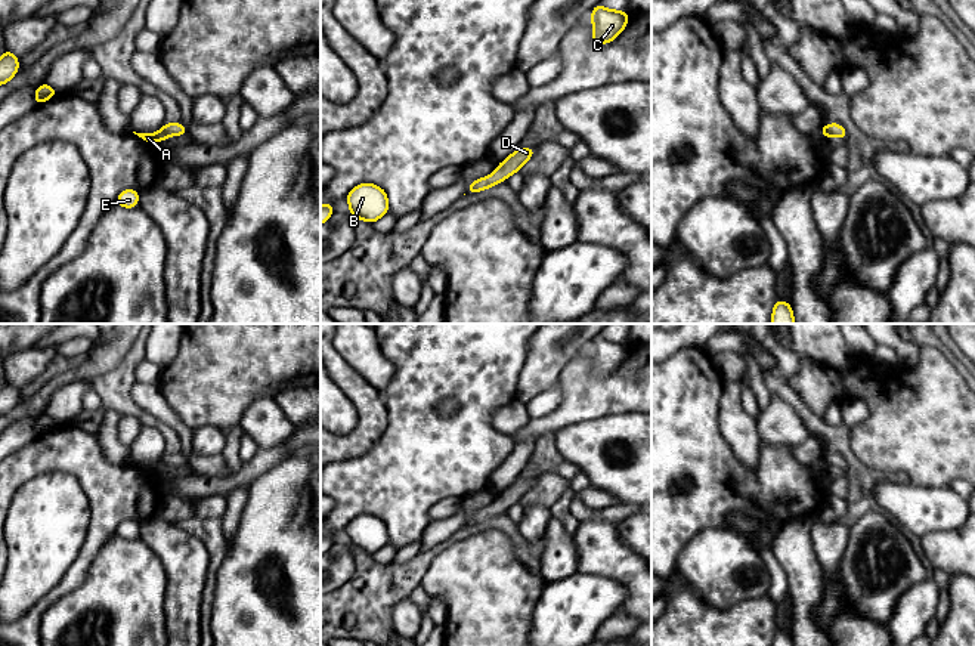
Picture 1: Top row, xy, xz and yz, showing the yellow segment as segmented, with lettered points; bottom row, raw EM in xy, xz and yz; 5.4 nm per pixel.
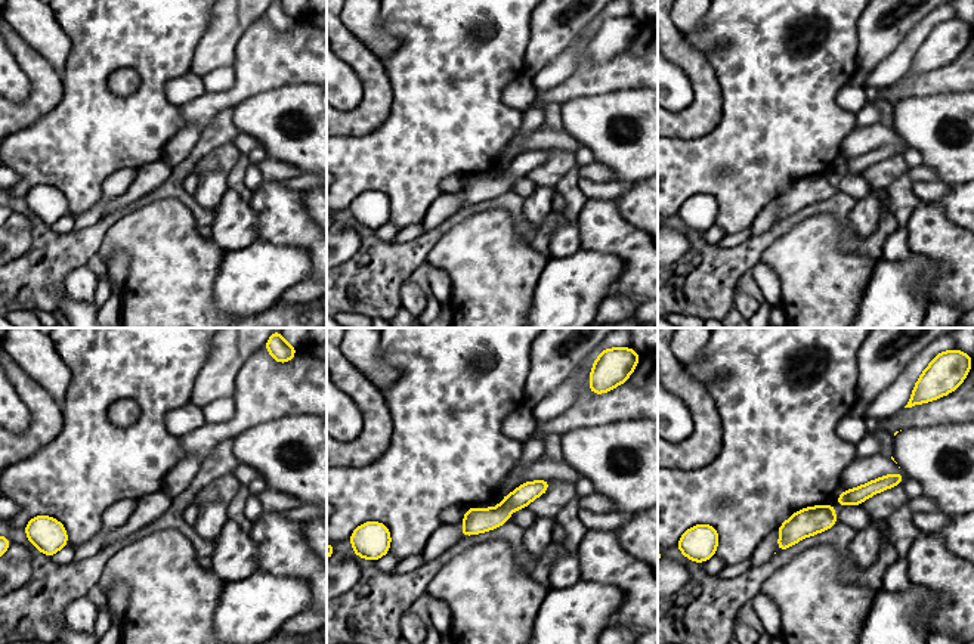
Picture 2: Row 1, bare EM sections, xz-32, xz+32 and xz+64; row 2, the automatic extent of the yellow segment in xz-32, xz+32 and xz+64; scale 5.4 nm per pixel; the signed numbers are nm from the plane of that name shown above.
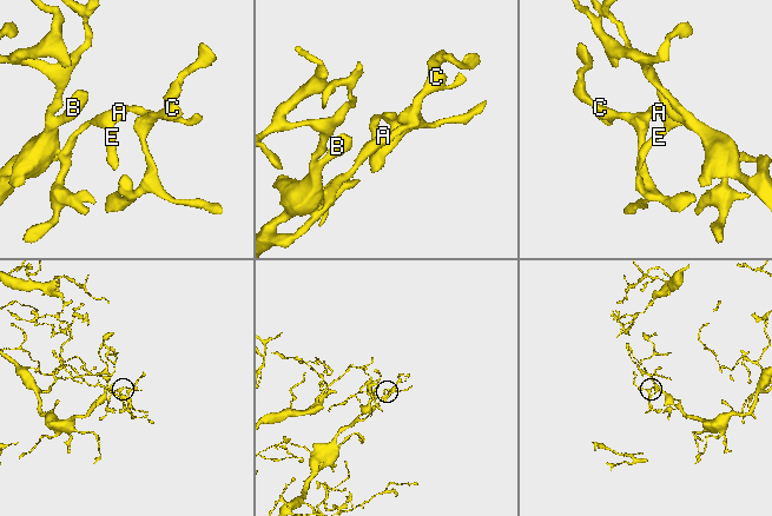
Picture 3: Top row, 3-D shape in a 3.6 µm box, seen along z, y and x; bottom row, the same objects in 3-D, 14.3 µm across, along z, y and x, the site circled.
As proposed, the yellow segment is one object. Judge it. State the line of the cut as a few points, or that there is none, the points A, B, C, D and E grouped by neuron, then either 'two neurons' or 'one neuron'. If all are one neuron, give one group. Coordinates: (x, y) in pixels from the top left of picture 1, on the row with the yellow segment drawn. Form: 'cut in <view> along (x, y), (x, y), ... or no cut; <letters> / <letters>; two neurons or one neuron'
no cut; A B C D E; one neuron

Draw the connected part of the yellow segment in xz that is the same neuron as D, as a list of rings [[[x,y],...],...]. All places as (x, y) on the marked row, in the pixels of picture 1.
[[[517,148],[507,160],[498,164],[492,174],[471,182],[465,194],[476,194],[502,183],[508,176],[520,171],[521,166],[533,155],[536,155],[536,148]]]

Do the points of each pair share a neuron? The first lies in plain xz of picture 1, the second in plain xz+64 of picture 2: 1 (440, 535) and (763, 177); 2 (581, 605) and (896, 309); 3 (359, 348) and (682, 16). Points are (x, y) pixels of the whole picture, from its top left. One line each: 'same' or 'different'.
1: different
2: same
3: same

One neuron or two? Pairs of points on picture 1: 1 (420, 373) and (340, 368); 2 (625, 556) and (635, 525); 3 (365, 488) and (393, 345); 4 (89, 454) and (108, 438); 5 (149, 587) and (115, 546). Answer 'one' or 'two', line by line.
1: two
2: two
3: one
4: two
5: one

